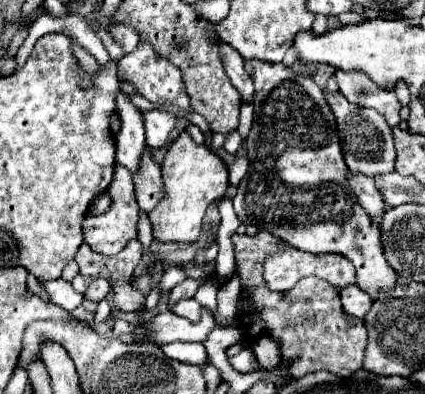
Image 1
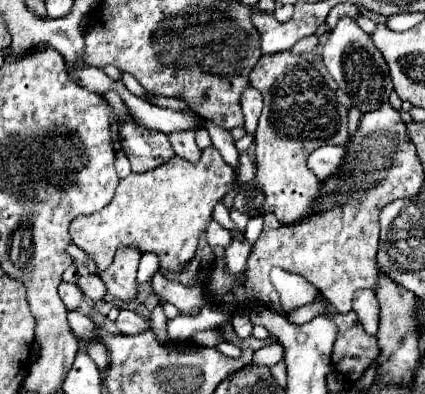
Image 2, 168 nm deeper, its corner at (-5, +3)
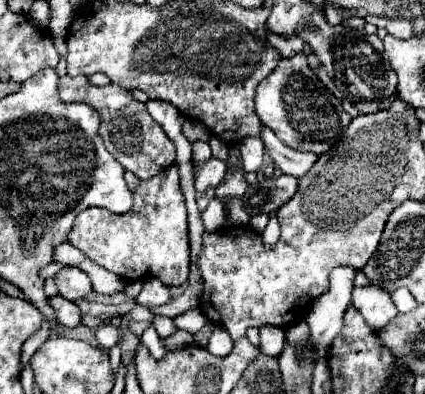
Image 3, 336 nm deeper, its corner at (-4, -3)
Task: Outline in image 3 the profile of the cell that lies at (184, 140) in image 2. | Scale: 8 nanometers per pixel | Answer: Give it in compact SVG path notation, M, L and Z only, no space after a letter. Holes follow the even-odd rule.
M210 158L200 168L194 166L192 162L192 174L194 174L194 188L196 188L196 204L198 204L198 210L204 212L208 202L214 196L216 186L222 182L226 174L226 162Z

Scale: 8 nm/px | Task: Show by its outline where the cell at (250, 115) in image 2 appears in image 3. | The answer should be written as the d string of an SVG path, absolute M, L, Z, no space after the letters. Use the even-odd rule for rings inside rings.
M262 128L260 138L262 138L262 142L264 142L266 152L270 154L270 158L274 160L274 164L276 164L284 174L302 178L302 176L306 176L306 174L312 170L312 166L314 166L316 160L318 160L318 154L298 152L298 150L292 150L292 148L288 148L288 146L282 146L282 144L278 142L278 138L274 136L274 132L270 132L268 128Z

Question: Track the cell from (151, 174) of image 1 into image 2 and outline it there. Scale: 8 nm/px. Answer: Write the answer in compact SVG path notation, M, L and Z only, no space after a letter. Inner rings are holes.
M127 108L119 120L119 142L131 162L131 170L139 174L157 168L175 154L167 134L137 124Z

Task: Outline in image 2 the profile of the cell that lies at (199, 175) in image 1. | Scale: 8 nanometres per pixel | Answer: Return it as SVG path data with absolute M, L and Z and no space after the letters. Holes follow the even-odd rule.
M209 146L203 150L203 156L199 162L191 164L181 156L173 156L171 160L167 160L165 164L161 164L159 168L145 172L145 174L129 174L127 178L123 178L117 186L115 198L111 200L111 204L95 214L89 216L79 216L71 222L71 240L73 244L77 244L81 250L85 250L97 264L99 270L109 268L109 264L115 258L117 248L125 246L125 248L135 248L141 254L145 252L153 252L159 256L159 266L167 272L181 272L195 256L197 246L199 246L199 236L203 234L203 230L207 228L207 224L211 222L211 214L213 214L213 206L233 188L233 168L221 158L219 150L215 146Z

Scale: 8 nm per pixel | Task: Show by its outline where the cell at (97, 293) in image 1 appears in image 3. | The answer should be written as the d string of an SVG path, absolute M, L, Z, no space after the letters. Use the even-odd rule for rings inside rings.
M64 268L56 276L56 280L58 280L58 294L70 300L88 298L88 294L94 292L94 288L90 286L90 278L78 268Z

